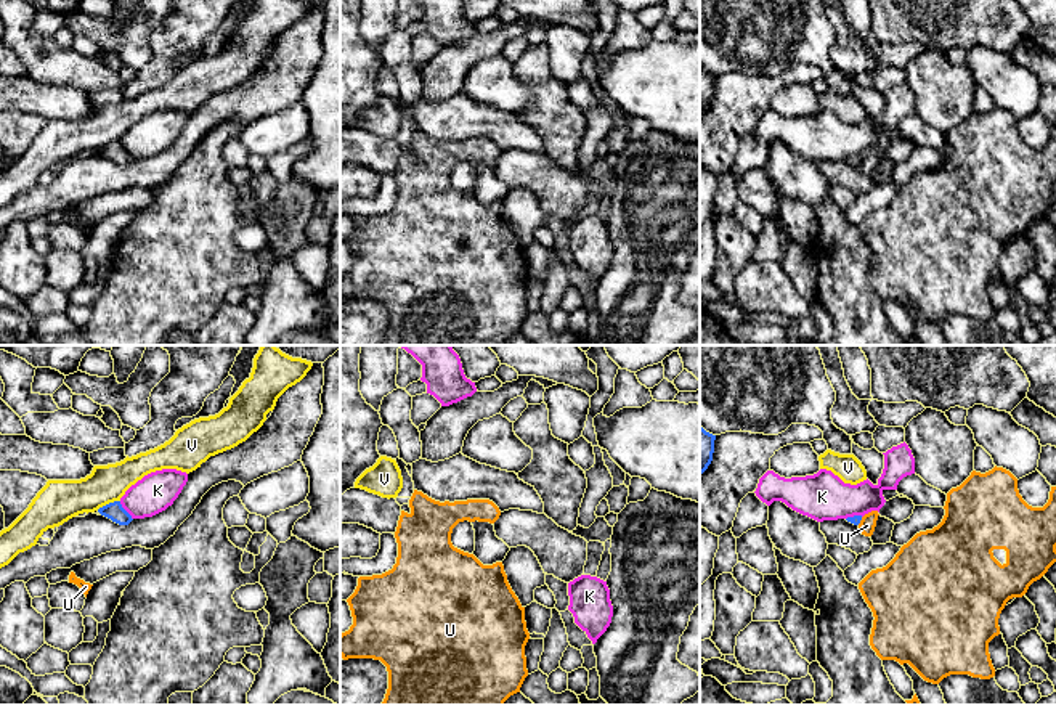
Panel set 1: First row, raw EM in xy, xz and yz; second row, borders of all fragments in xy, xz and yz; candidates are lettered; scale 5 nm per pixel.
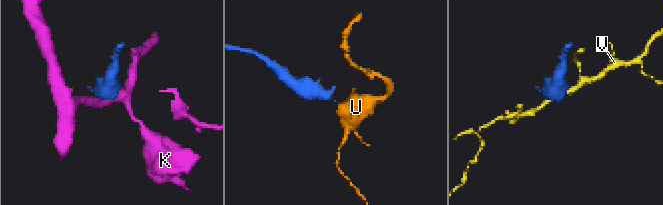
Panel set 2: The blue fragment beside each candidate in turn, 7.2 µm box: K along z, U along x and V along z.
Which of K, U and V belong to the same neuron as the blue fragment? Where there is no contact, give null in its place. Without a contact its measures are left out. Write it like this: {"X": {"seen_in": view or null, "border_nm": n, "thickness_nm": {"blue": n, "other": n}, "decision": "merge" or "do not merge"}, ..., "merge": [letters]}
{"K": {"seen_in": "xy", "border_nm": 120, "thickness_nm": {"blue": 90, "other": 190}, "decision": "do not merge"}, "U": {"seen_in": "yz", "border_nm": 50, "thickness_nm": {"blue": 50, "other": 80}, "decision": "do not merge"}, "V": {"seen_in": "xy", "border_nm": 130, "thickness_nm": {"blue": 90, "other": 200}, "decision": "do not merge"}, "merge": []}

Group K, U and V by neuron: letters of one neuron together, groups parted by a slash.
K / U / V

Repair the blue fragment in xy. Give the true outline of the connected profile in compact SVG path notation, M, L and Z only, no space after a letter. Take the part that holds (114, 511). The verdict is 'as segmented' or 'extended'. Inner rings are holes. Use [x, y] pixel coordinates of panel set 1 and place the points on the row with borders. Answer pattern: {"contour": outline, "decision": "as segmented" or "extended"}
{"contour": "M120 501L109 503L100 507L98 512L119 525L128 525L133 520L132 516L122 507Z", "decision": "as segmented"}

